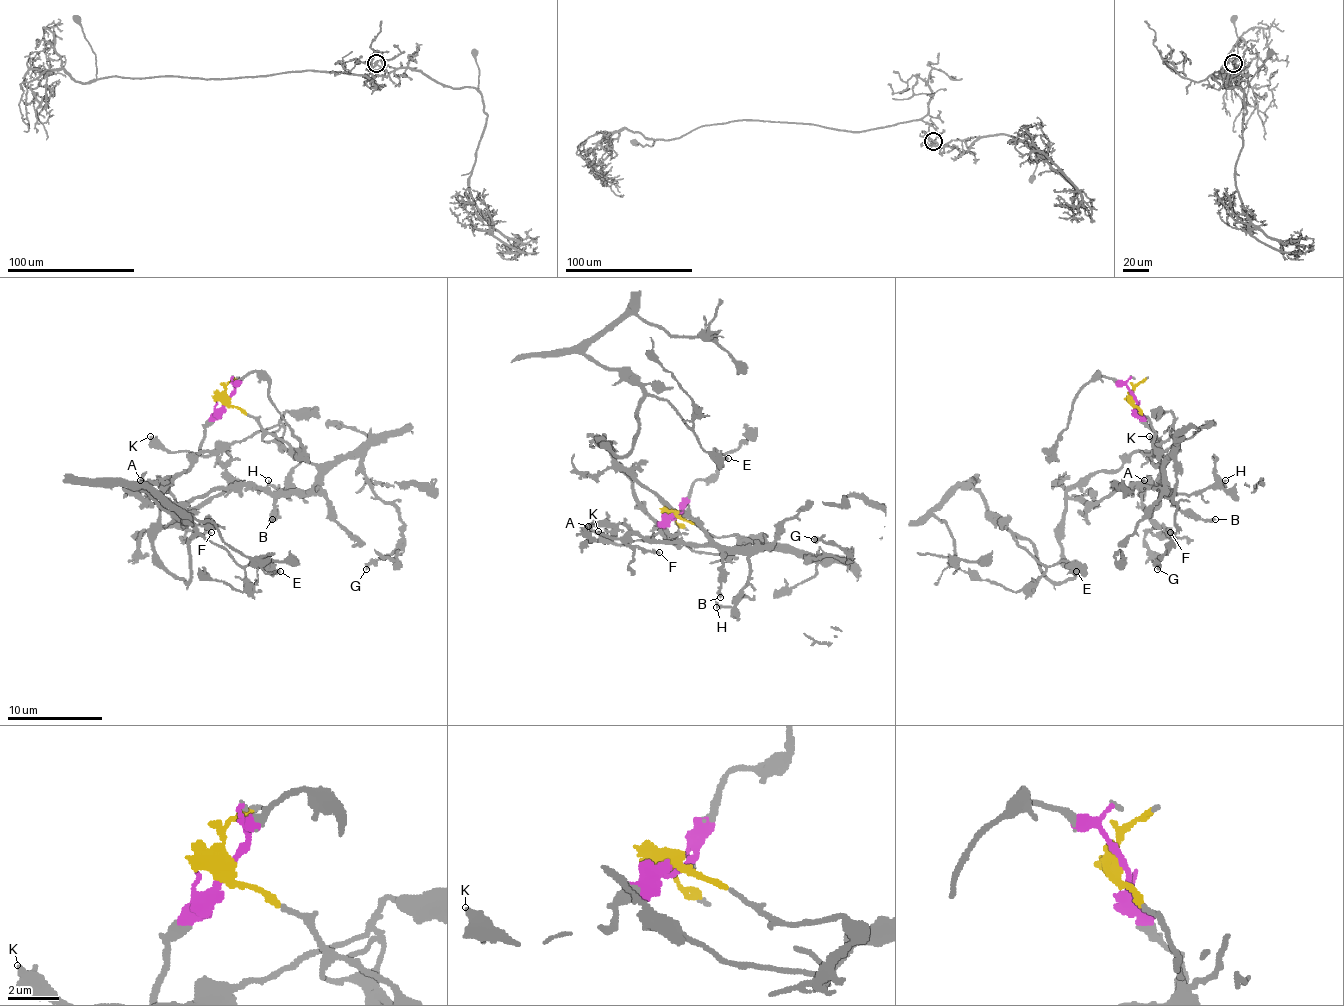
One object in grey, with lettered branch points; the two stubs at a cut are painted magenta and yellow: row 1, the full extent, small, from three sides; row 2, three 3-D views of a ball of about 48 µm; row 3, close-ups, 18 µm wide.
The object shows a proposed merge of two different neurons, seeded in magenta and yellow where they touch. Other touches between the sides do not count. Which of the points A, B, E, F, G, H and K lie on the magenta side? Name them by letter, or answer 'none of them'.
E, K

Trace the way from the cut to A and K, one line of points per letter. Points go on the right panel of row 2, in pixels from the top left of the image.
A: (1133, 398), (1154, 429), (1152, 444), (1164, 467), (1166, 491), (1161, 482), (1149, 510), (1140, 491), (1145, 479)
K: (1135, 398), (1135, 415), (1154, 434), (1159, 453), (1161, 451), (1149, 437)

